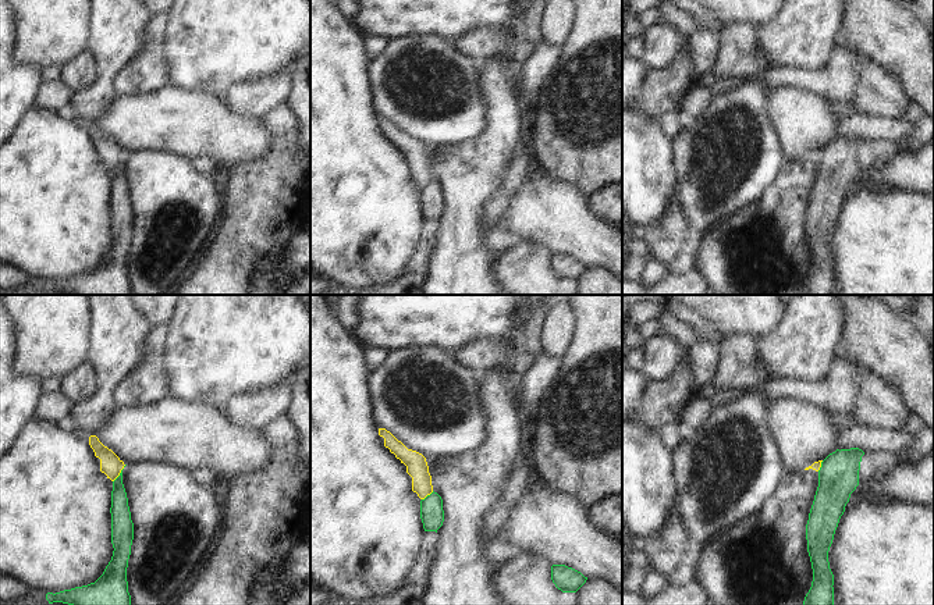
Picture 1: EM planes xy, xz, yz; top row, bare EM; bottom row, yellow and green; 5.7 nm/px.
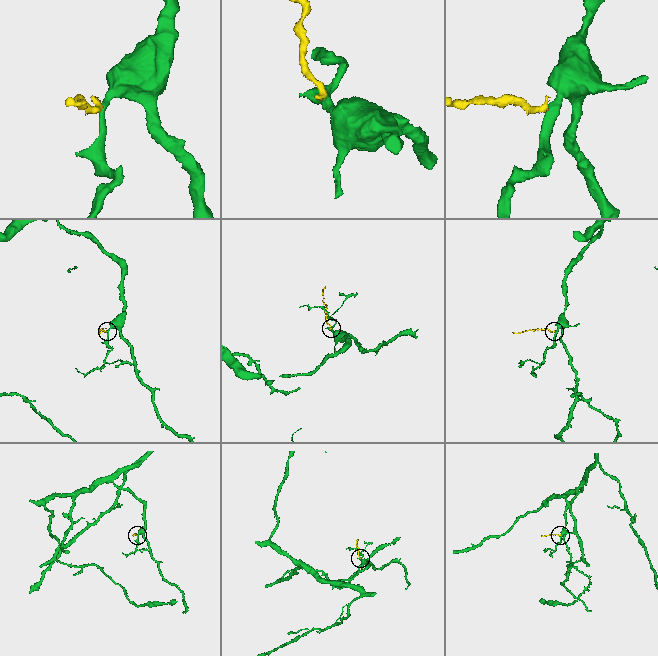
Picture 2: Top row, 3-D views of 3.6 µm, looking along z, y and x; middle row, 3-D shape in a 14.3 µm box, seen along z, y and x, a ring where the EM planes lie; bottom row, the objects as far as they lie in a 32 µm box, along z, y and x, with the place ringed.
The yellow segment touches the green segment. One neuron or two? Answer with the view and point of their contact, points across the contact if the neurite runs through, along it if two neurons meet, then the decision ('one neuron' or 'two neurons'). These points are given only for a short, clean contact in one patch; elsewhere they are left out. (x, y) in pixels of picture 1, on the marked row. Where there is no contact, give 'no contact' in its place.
contact xy (120, 472); border xy (125, 465), (113, 481); two neurons

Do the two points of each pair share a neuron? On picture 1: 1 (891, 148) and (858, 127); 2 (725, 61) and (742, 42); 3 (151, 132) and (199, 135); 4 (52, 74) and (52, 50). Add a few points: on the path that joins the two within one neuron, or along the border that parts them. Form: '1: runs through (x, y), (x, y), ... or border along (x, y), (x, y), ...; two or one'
1: border along (865, 139), (890, 138), (897, 143); two
2: runs through (730, 57), (739, 46); one
3: runs through (163, 132), (187, 132); one
4: border along (61, 64), (48, 64), (42, 68); two

